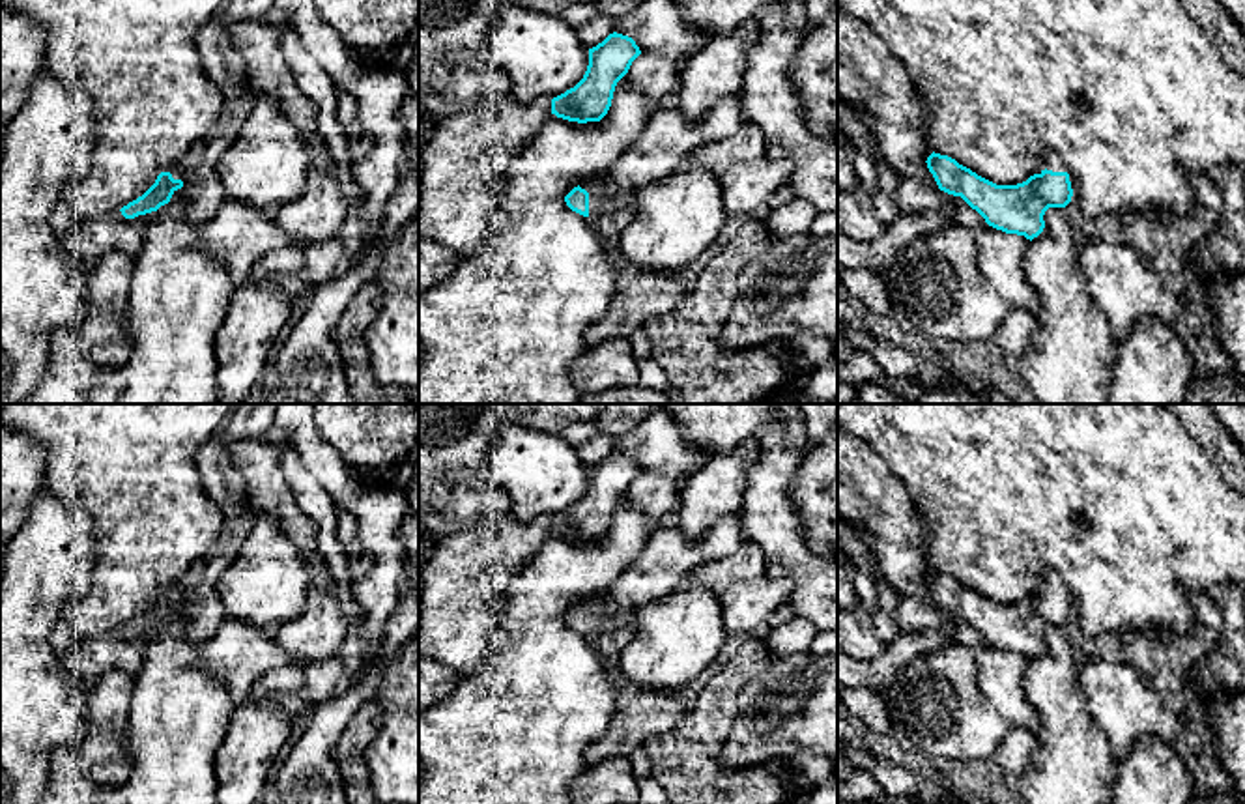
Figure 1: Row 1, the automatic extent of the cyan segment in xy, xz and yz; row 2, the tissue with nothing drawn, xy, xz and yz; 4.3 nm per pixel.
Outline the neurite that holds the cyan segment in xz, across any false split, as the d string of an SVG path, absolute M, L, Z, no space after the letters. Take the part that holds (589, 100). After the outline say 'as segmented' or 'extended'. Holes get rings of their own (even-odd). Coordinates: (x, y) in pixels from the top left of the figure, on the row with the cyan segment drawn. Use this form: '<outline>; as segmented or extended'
M609 34L602 43L589 49L583 79L551 99L551 114L578 123L600 122L611 107L617 82L639 54L641 50L632 37Z; as segmented

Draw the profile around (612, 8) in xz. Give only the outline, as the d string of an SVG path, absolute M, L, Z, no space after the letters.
M594 0L598 15L621 19L634 11L643 0Z

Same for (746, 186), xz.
M759 157L729 166L720 176L723 208L727 215L753 217L761 204L787 185L793 174L791 159Z

